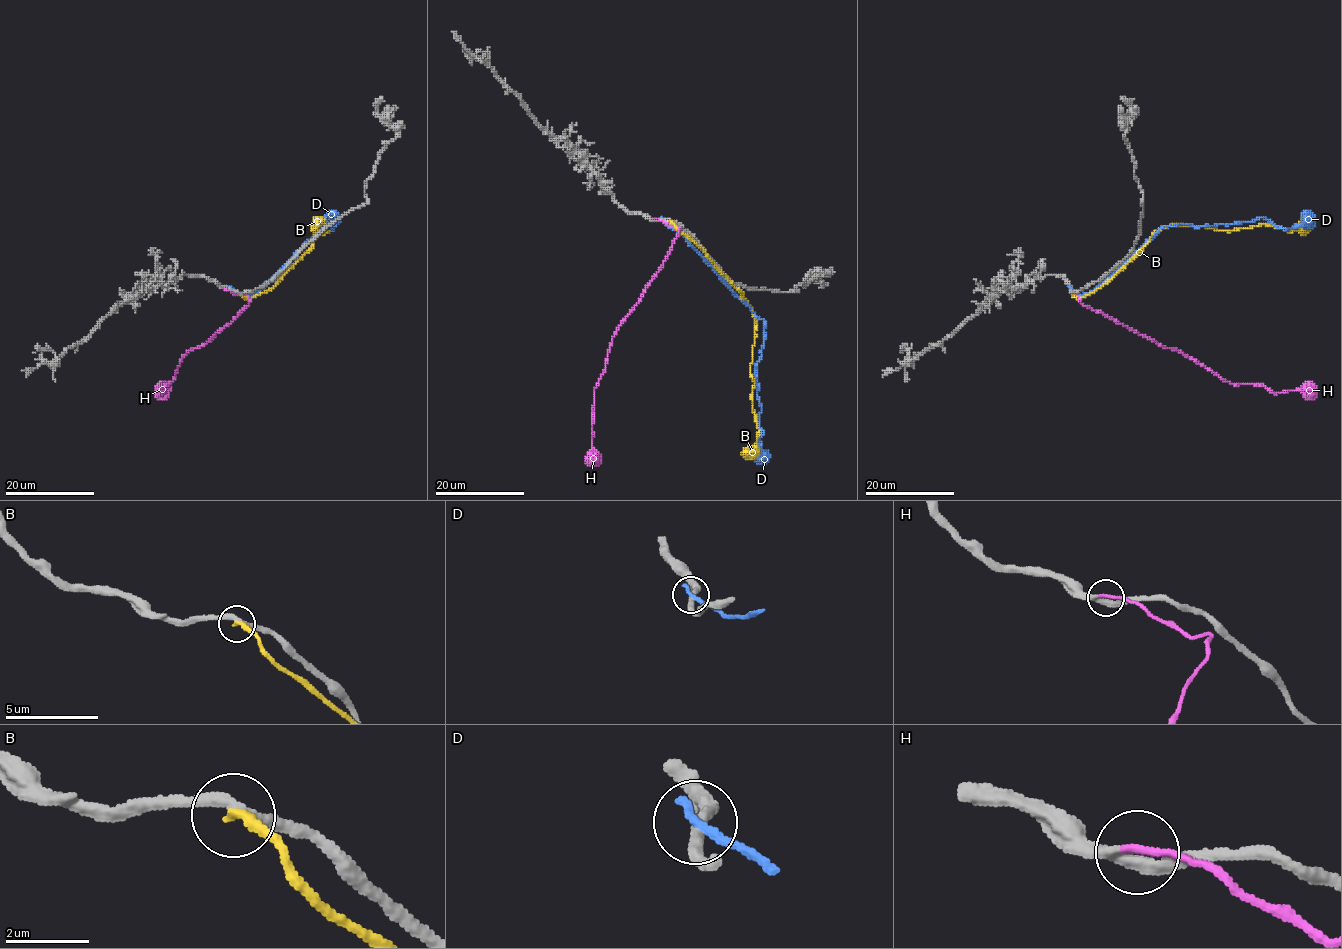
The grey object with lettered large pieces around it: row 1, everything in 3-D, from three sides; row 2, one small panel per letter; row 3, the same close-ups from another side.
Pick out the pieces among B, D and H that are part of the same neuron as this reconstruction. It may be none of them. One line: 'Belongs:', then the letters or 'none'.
Belongs: H

